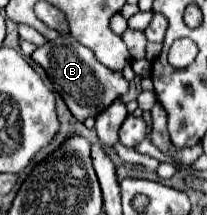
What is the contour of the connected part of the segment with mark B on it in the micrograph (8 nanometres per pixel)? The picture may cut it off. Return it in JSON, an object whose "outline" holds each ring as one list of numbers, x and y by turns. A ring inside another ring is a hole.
{"outline":[[62,35,56,41,48,41,44,47,38,47,32,53,32,59,44,67,48,73,54,89,62,95,64,103,72,111,78,121,86,121,88,117,96,117,104,109,108,109,116,99,128,93,128,83,124,81,122,73,110,71,102,63,96,61,90,49,76,43,72,37]]}

